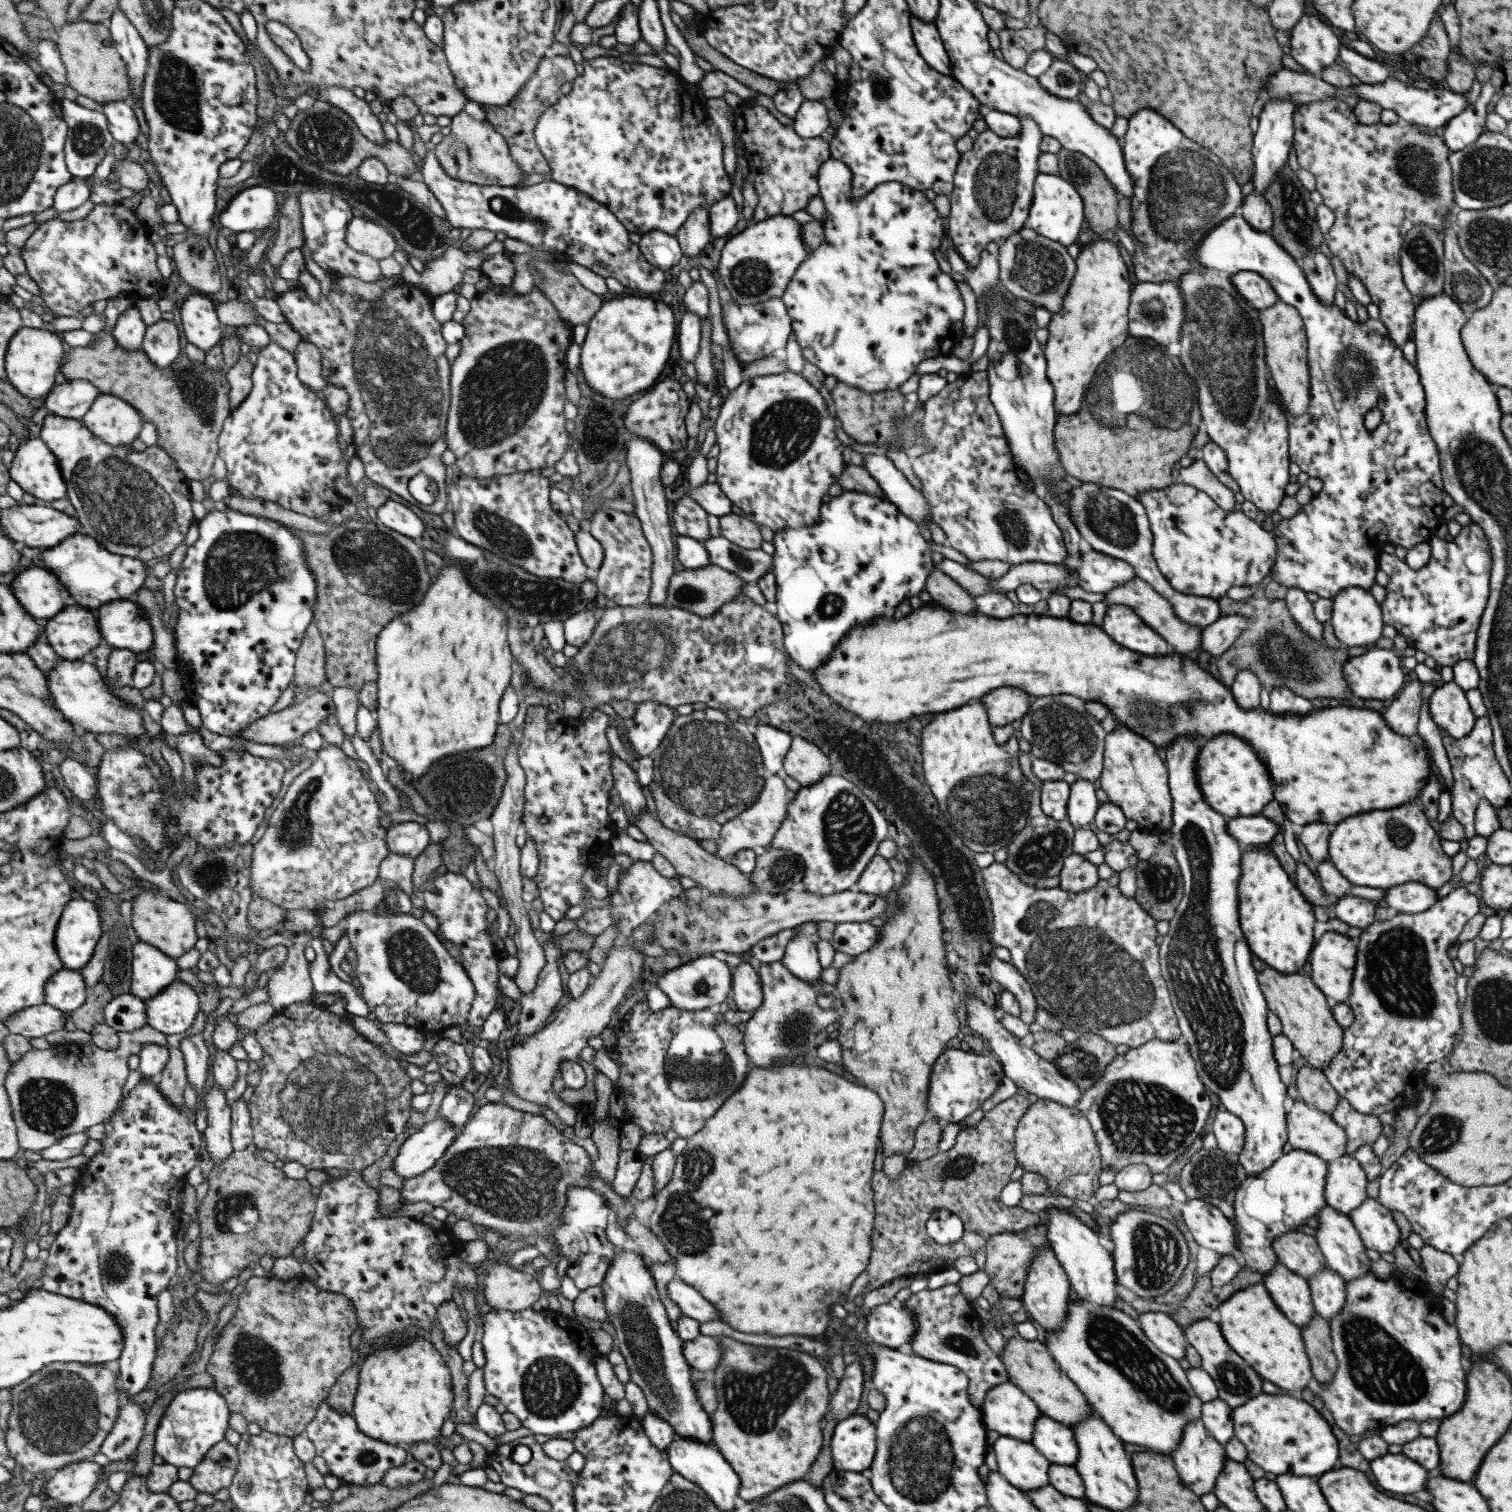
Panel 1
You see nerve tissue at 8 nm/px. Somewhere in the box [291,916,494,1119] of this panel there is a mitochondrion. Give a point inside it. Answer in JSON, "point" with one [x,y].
{"point":[411,959]}

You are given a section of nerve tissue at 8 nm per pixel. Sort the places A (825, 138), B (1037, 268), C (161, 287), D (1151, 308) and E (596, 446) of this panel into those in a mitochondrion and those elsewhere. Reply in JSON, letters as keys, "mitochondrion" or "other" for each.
{"A":"other","B":"mitochondrion","C":"other","D":"mitochondrion","E":"mitochondrion"}

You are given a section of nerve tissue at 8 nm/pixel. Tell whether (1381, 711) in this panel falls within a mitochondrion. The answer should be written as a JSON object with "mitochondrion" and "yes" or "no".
{"mitochondrion":"no"}

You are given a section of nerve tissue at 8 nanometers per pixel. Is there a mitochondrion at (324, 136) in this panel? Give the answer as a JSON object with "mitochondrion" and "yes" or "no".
{"mitochondrion":"yes"}

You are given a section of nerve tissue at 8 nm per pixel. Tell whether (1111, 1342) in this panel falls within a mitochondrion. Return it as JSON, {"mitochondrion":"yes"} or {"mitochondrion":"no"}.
{"mitochondrion":"yes"}

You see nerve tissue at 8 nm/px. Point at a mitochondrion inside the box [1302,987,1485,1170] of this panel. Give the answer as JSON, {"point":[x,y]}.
{"point":[1443,1133]}

